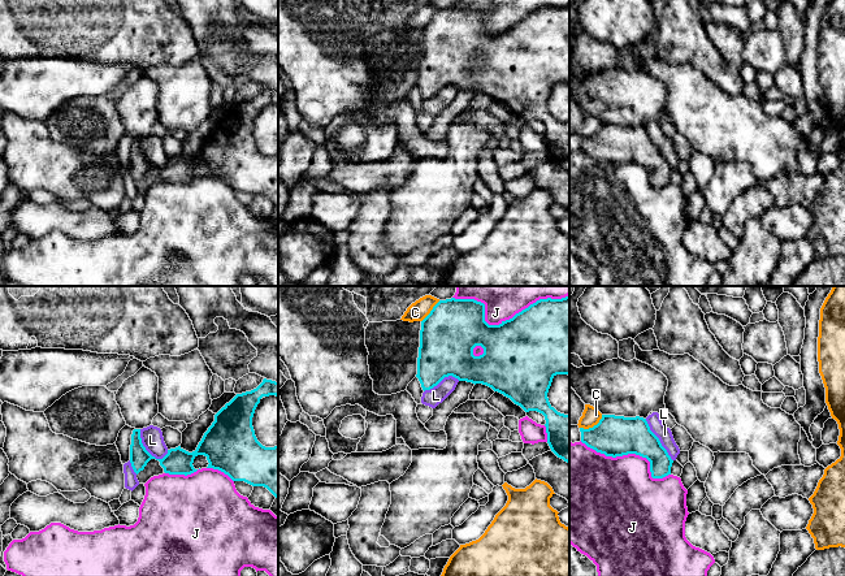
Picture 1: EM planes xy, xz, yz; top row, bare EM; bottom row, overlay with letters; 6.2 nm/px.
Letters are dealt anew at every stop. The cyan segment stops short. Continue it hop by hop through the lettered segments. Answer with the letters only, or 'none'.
none

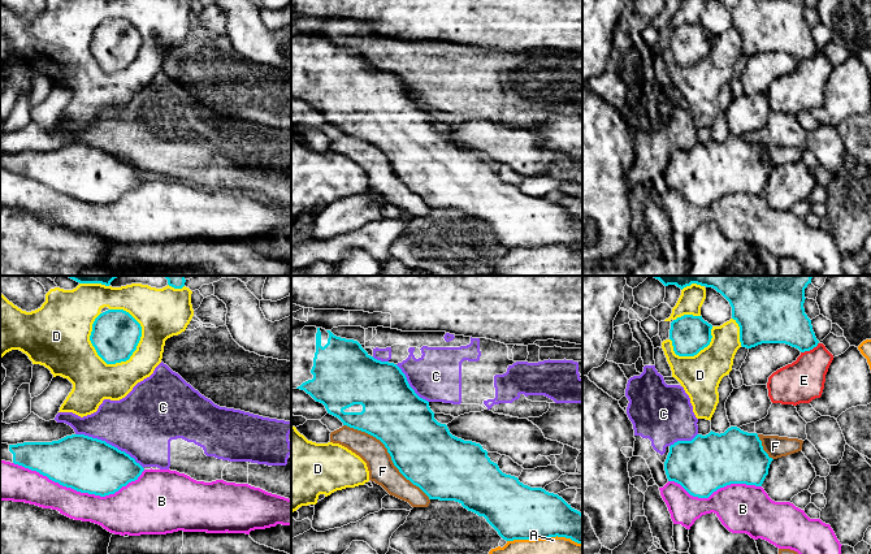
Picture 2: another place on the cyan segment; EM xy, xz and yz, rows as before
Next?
none

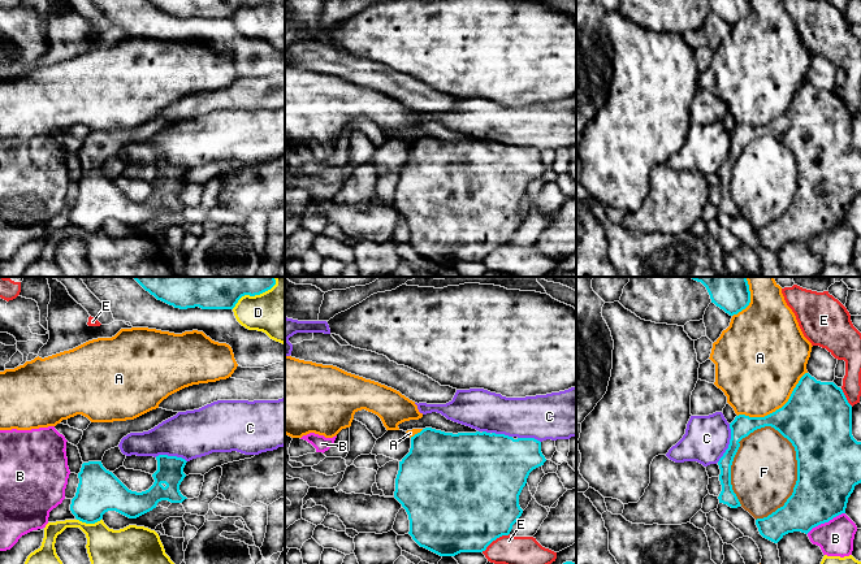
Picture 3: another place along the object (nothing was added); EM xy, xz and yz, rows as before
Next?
none

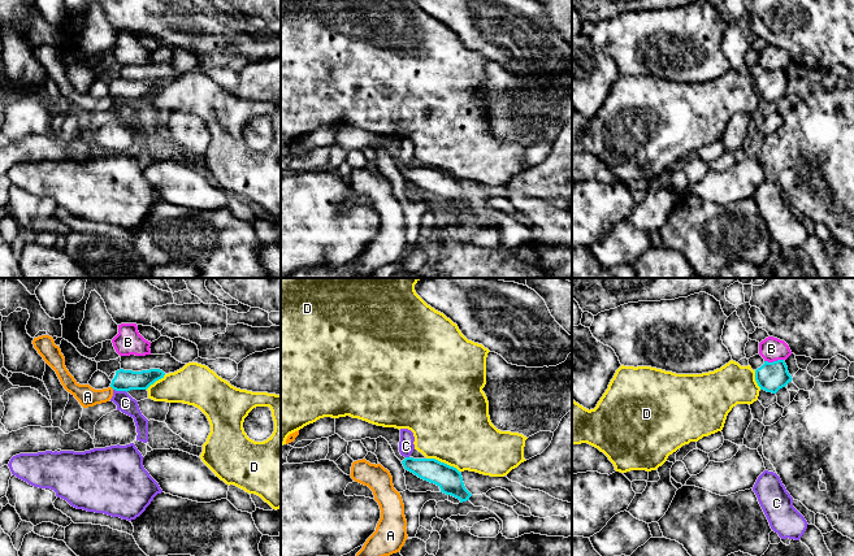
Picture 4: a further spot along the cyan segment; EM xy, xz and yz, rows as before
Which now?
none

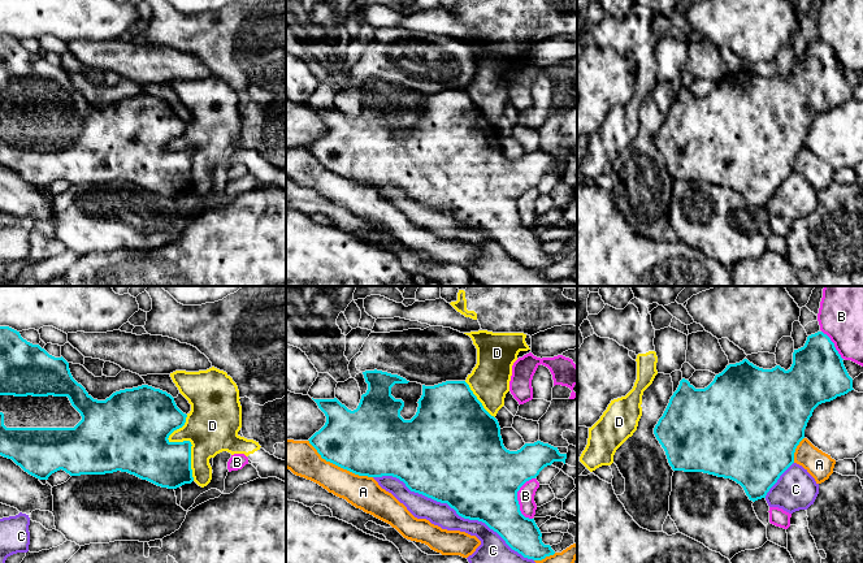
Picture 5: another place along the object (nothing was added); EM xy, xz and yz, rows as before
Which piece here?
none

